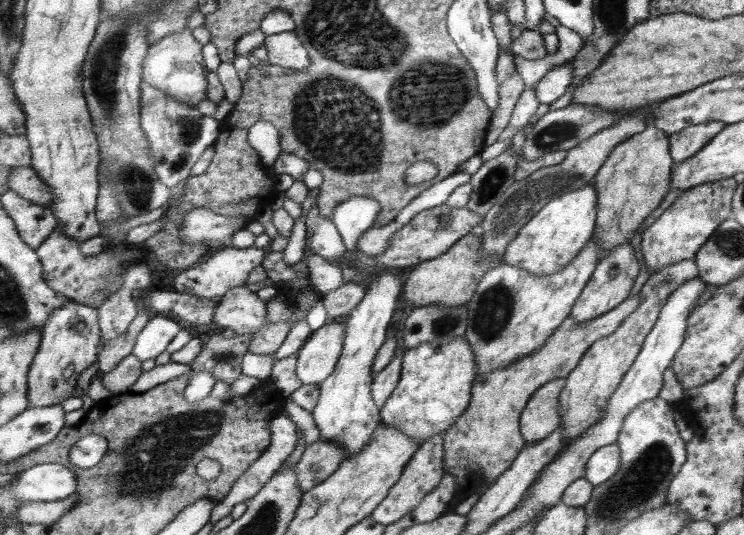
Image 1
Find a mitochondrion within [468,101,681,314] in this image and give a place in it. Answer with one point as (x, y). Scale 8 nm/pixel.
(516, 206)

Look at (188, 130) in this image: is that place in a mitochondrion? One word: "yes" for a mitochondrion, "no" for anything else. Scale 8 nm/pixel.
yes

